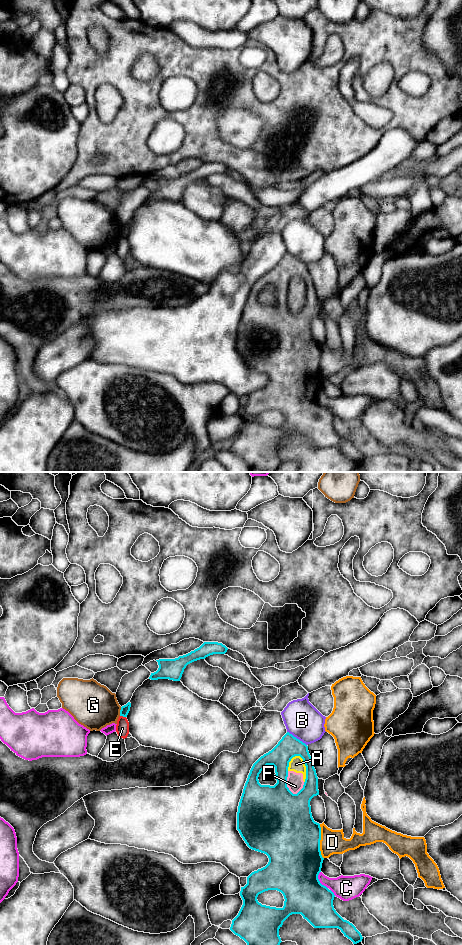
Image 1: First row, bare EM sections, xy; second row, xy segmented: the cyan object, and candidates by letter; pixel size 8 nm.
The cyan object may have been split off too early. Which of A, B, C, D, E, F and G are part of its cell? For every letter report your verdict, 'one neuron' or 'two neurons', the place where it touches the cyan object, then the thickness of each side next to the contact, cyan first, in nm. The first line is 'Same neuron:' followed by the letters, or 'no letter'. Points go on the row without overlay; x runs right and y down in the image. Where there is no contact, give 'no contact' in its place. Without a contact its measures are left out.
Same neuron: no letter
A: two neurons | xy (306, 287) | 180/120 nm
B: two neurons | xy (296, 258) | 180/280 nm
C: two neurons | xy (318, 400) | 420/200 nm
D: two neurons | xy (319, 361) | 480/190 nm
E: two neurons | xy (123, 236) | 70/110 nm
F: two neurons | xy (286, 304) | 440/130 nm
G: two neurons | xy (120, 231) | 70/360 nm

